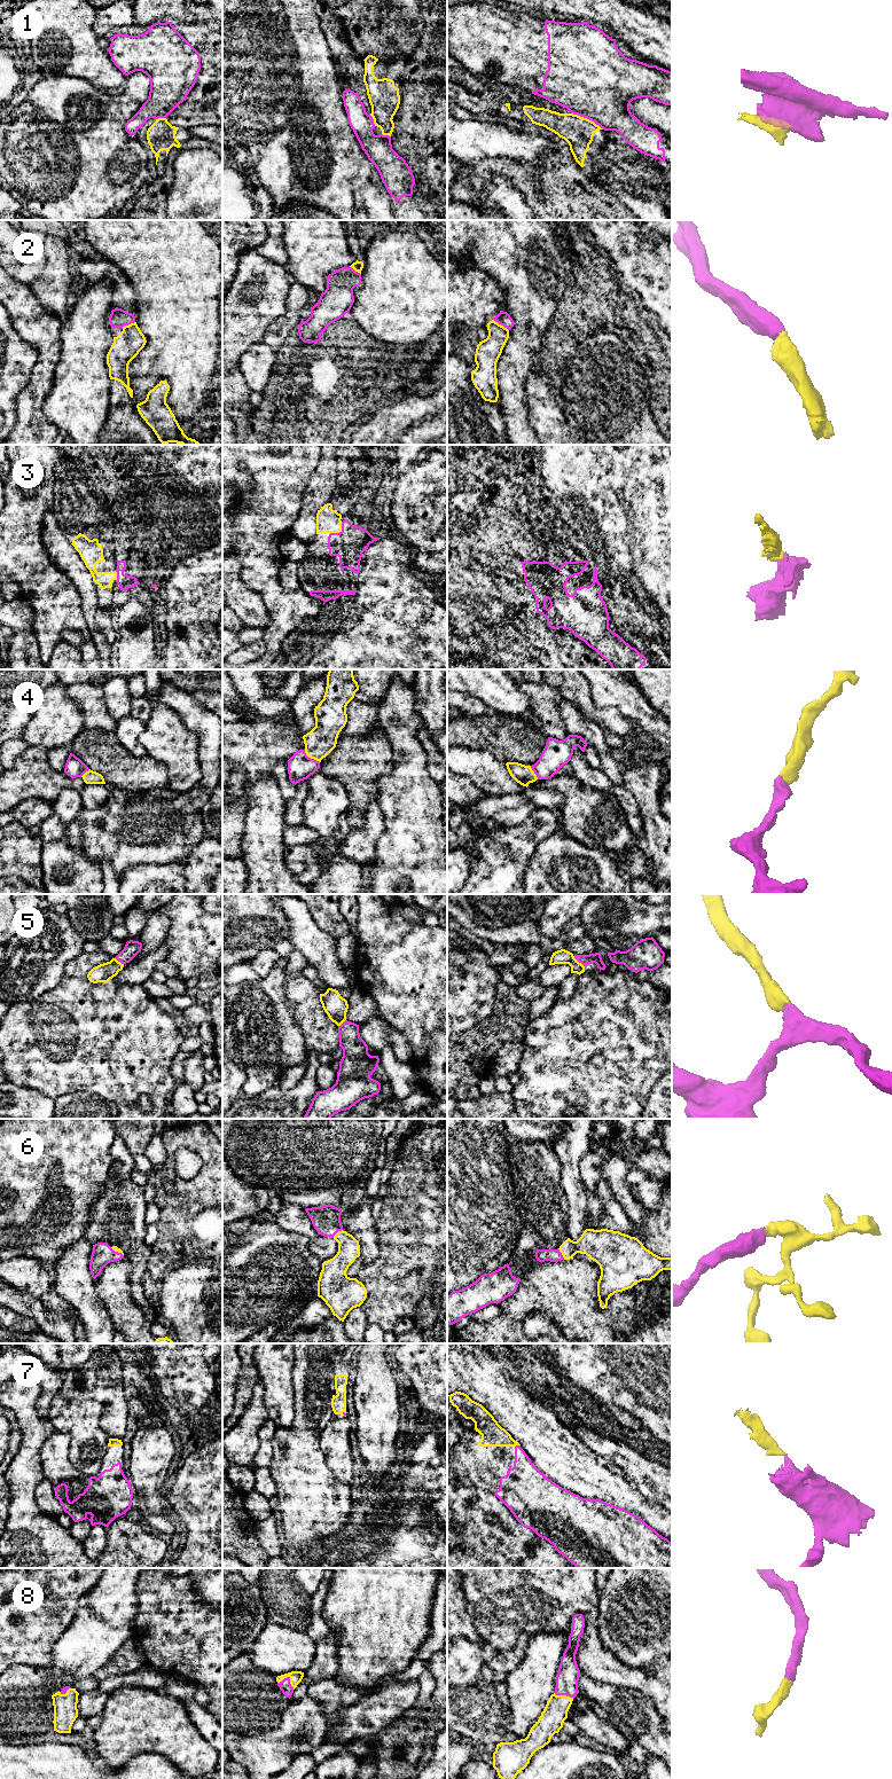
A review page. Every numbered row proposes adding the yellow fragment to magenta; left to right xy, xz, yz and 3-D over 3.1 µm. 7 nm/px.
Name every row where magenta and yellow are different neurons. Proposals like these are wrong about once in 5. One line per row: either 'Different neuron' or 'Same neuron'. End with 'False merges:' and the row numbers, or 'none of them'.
1: Different neuron
2: Same neuron
3: Same neuron
4: Same neuron
5: Same neuron
6: Same neuron
7: Same neuron
8: Same neuron
False merges: 1

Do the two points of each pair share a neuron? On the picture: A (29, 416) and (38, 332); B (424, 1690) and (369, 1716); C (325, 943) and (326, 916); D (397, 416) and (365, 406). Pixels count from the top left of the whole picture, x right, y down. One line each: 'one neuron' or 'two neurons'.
A: one neuron
B: two neurons
C: two neurons
D: two neurons

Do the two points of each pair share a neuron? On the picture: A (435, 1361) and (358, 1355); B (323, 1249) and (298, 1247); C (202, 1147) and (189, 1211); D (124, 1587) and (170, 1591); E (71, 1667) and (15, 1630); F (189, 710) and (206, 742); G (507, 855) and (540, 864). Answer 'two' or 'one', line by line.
A: two
B: two
C: one
D: two
E: two
F: one
G: two

